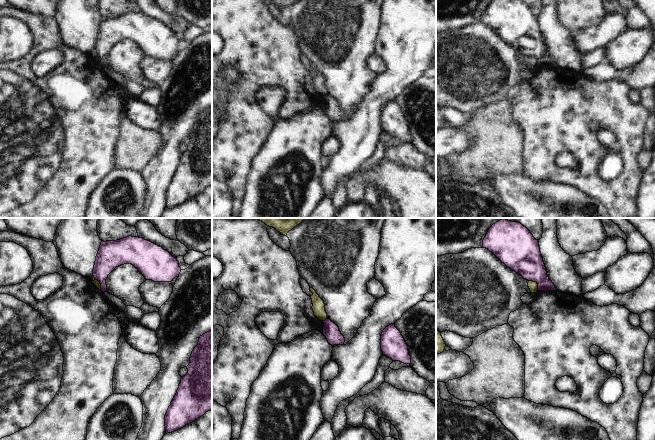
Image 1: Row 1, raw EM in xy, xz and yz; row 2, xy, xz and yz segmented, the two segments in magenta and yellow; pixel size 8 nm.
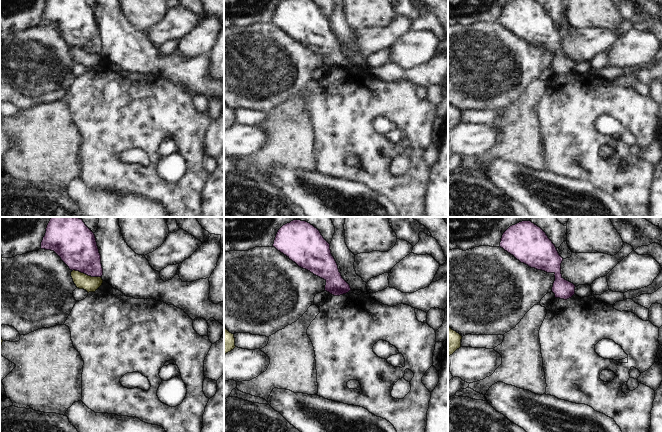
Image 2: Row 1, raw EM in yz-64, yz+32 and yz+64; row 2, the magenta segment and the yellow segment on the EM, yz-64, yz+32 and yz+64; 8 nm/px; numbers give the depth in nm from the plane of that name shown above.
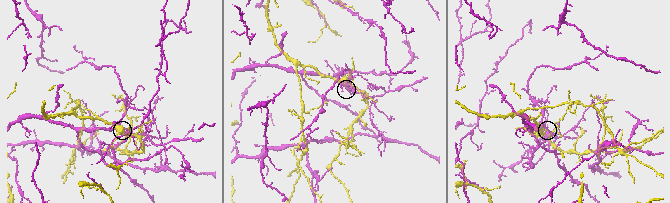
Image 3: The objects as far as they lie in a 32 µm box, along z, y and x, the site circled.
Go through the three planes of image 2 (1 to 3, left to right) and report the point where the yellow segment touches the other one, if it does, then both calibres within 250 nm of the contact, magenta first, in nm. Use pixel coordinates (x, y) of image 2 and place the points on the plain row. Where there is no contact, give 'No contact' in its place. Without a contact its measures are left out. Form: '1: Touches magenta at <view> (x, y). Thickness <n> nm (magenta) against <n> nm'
1: Touches magenta at yz-64 (86, 50). Thickness 320 nm (magenta) against 130 nm
2: No contact
3: No contact

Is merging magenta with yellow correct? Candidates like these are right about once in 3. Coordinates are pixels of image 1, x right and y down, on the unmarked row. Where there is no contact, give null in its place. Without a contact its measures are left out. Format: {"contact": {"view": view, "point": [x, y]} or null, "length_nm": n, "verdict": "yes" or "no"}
{"contact": {"view": "yz", "point": [535, 57]}, "length_nm": 130, "verdict": "no"}

